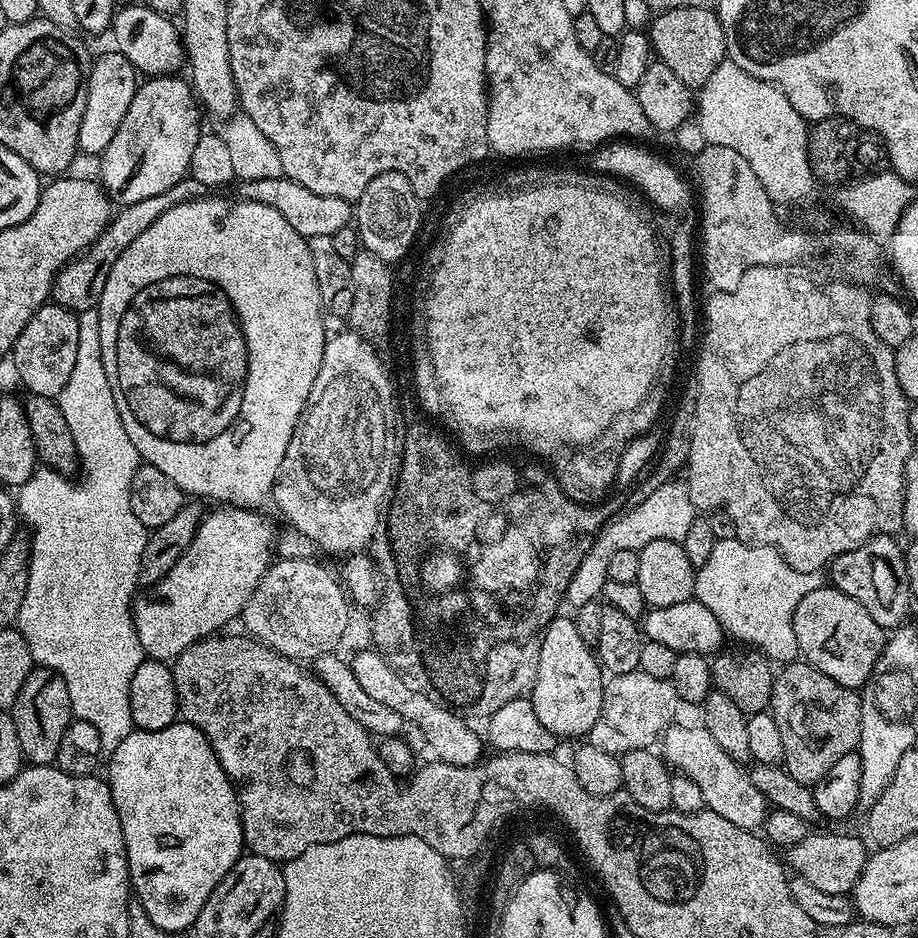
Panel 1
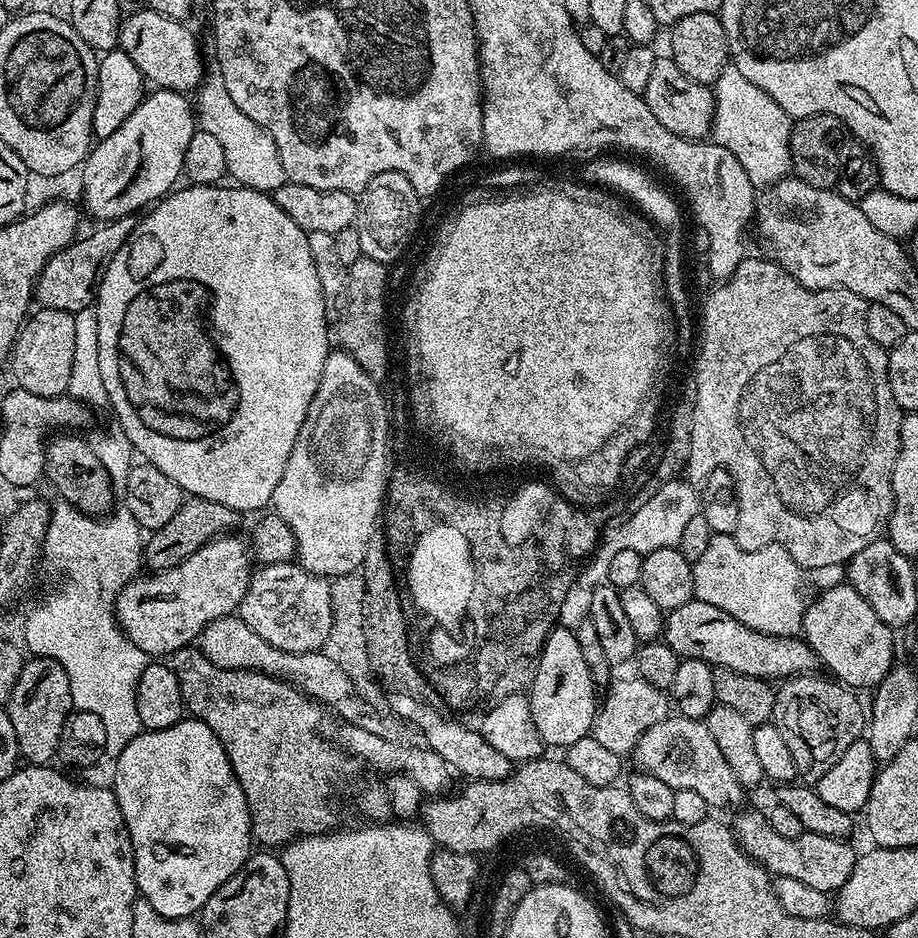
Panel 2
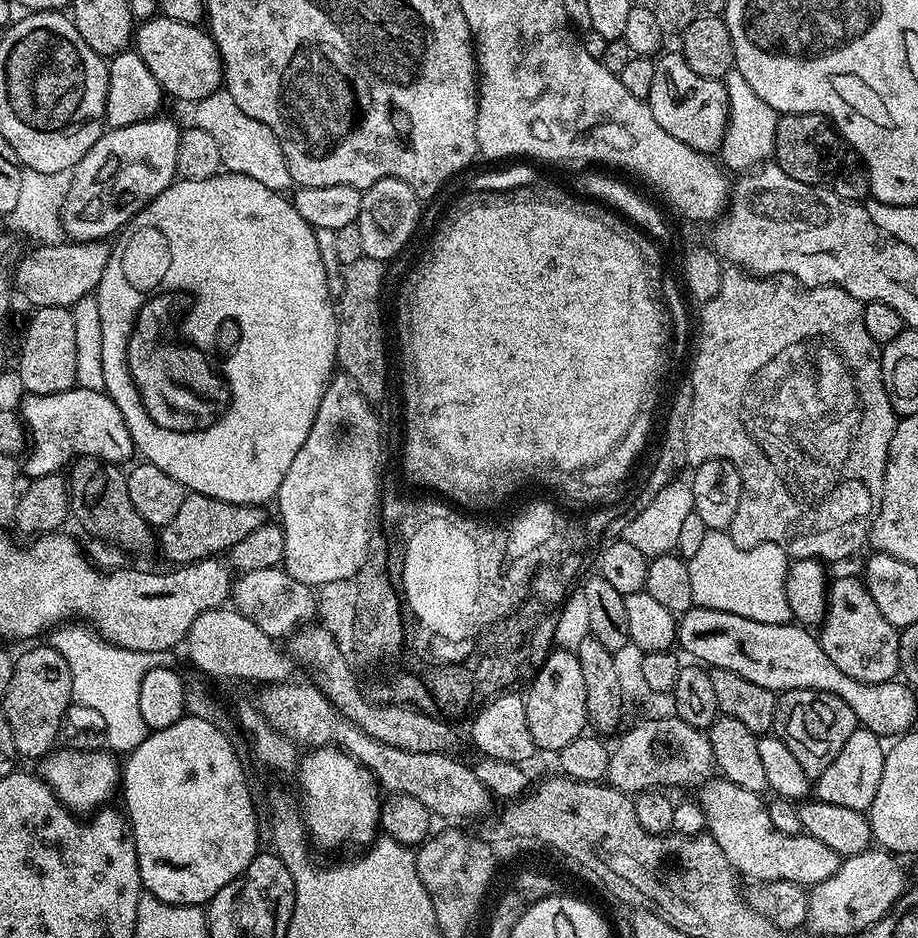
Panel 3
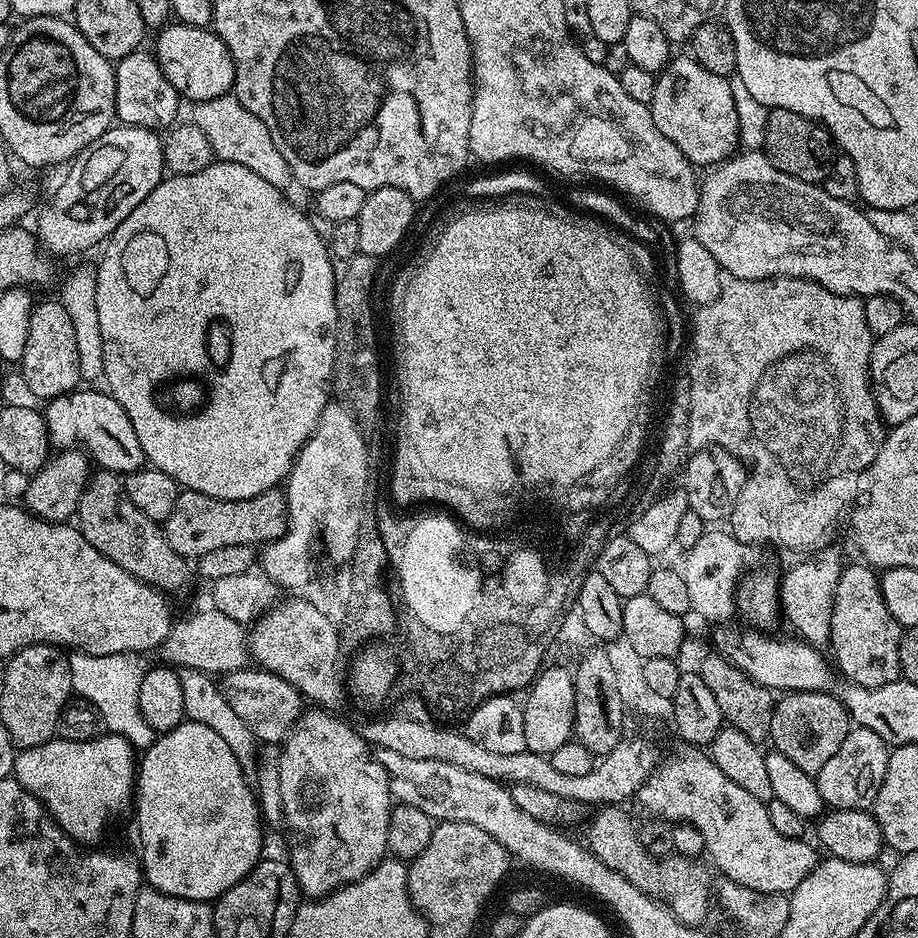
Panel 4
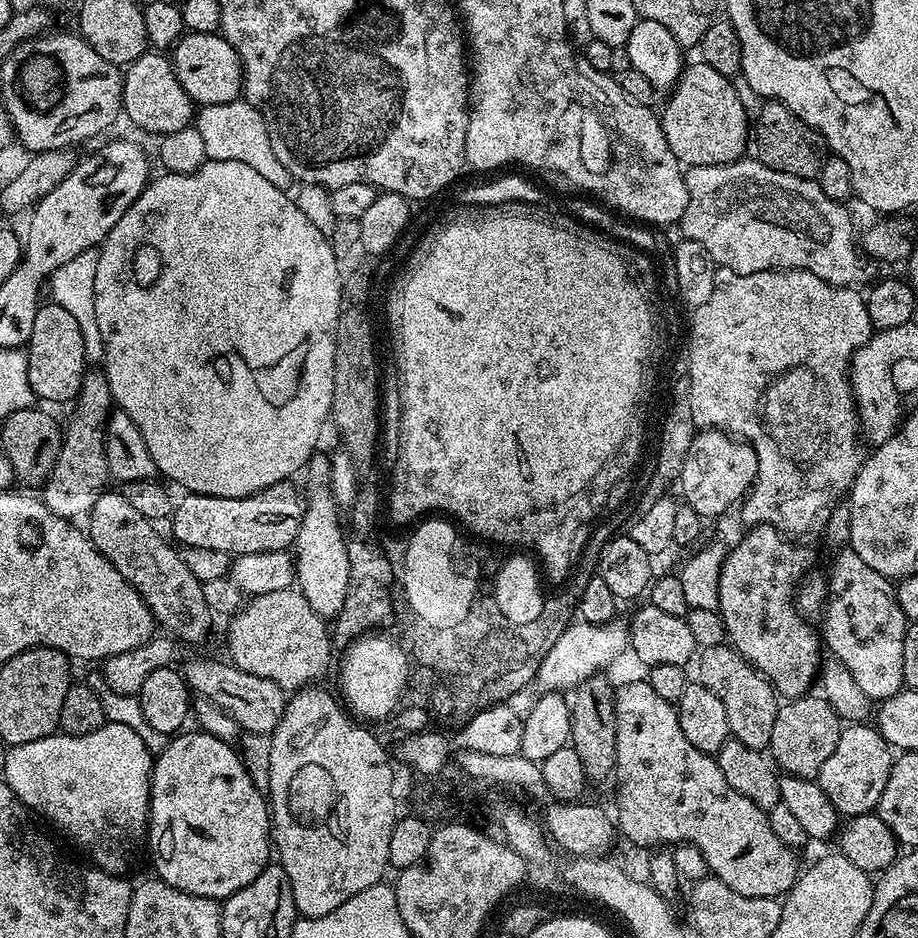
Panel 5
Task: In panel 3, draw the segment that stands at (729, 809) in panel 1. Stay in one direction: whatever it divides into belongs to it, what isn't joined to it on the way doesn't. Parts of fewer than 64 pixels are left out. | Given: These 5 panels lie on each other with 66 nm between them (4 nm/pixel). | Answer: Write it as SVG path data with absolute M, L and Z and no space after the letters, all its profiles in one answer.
M676 716L638 719L636 725L611 749L607 783L619 792L635 794L649 790L673 790L707 784L714 776L712 744L701 729L686 726Z

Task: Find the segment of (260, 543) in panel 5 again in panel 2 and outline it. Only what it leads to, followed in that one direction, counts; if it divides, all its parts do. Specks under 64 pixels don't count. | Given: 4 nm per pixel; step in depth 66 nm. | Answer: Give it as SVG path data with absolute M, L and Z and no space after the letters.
M188 496L182 506L178 506L178 514L166 522L158 531L147 537L142 548L142 560L149 573L165 572L178 566L190 554L194 554L203 544L215 540L217 536L231 533L236 523L242 520L241 513L230 510L230 506L222 506L222 502L210 502L210 498Z

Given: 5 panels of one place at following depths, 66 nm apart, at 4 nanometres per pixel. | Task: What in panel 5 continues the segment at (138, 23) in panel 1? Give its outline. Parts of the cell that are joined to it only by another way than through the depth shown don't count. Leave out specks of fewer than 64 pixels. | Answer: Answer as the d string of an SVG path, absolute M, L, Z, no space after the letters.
M188 32L171 49L170 59L178 82L182 82L182 90L186 90L186 94L190 94L190 98L197 105L221 104L241 99L244 65L241 64L234 46L226 42L223 34Z

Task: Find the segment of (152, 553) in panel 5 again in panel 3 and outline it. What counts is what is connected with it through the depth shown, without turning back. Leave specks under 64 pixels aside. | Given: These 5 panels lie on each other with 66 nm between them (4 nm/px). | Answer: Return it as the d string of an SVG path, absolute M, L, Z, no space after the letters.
M77 456L71 464L66 472L70 516L89 532L89 537L115 544L125 553L140 552L151 540L153 543L153 529L130 502L128 477L121 465L107 464L93 456Z

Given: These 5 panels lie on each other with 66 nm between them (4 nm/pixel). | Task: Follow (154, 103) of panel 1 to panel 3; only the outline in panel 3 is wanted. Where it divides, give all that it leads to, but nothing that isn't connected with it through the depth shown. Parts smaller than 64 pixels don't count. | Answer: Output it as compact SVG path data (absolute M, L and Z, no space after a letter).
M164 114L150 120L139 120L125 128L114 128L105 131L103 136L86 150L82 162L72 169L73 185L66 194L65 204L61 208L60 223L67 239L72 242L82 240L108 240L115 237L120 229L132 217L143 210L153 198L162 194L177 179L176 163L180 145L181 125L167 120Z

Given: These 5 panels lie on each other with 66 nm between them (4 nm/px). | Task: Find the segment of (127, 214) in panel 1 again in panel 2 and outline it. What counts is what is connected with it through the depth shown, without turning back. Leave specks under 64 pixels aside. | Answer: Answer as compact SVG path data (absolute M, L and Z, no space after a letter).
M135 215L123 216L96 226L89 236L81 235L68 244L61 252L54 254L46 262L42 274L36 278L34 300L40 308L53 308L78 313L83 308L95 305L96 295L102 286L102 278L118 250L128 241L129 234L138 223Z

